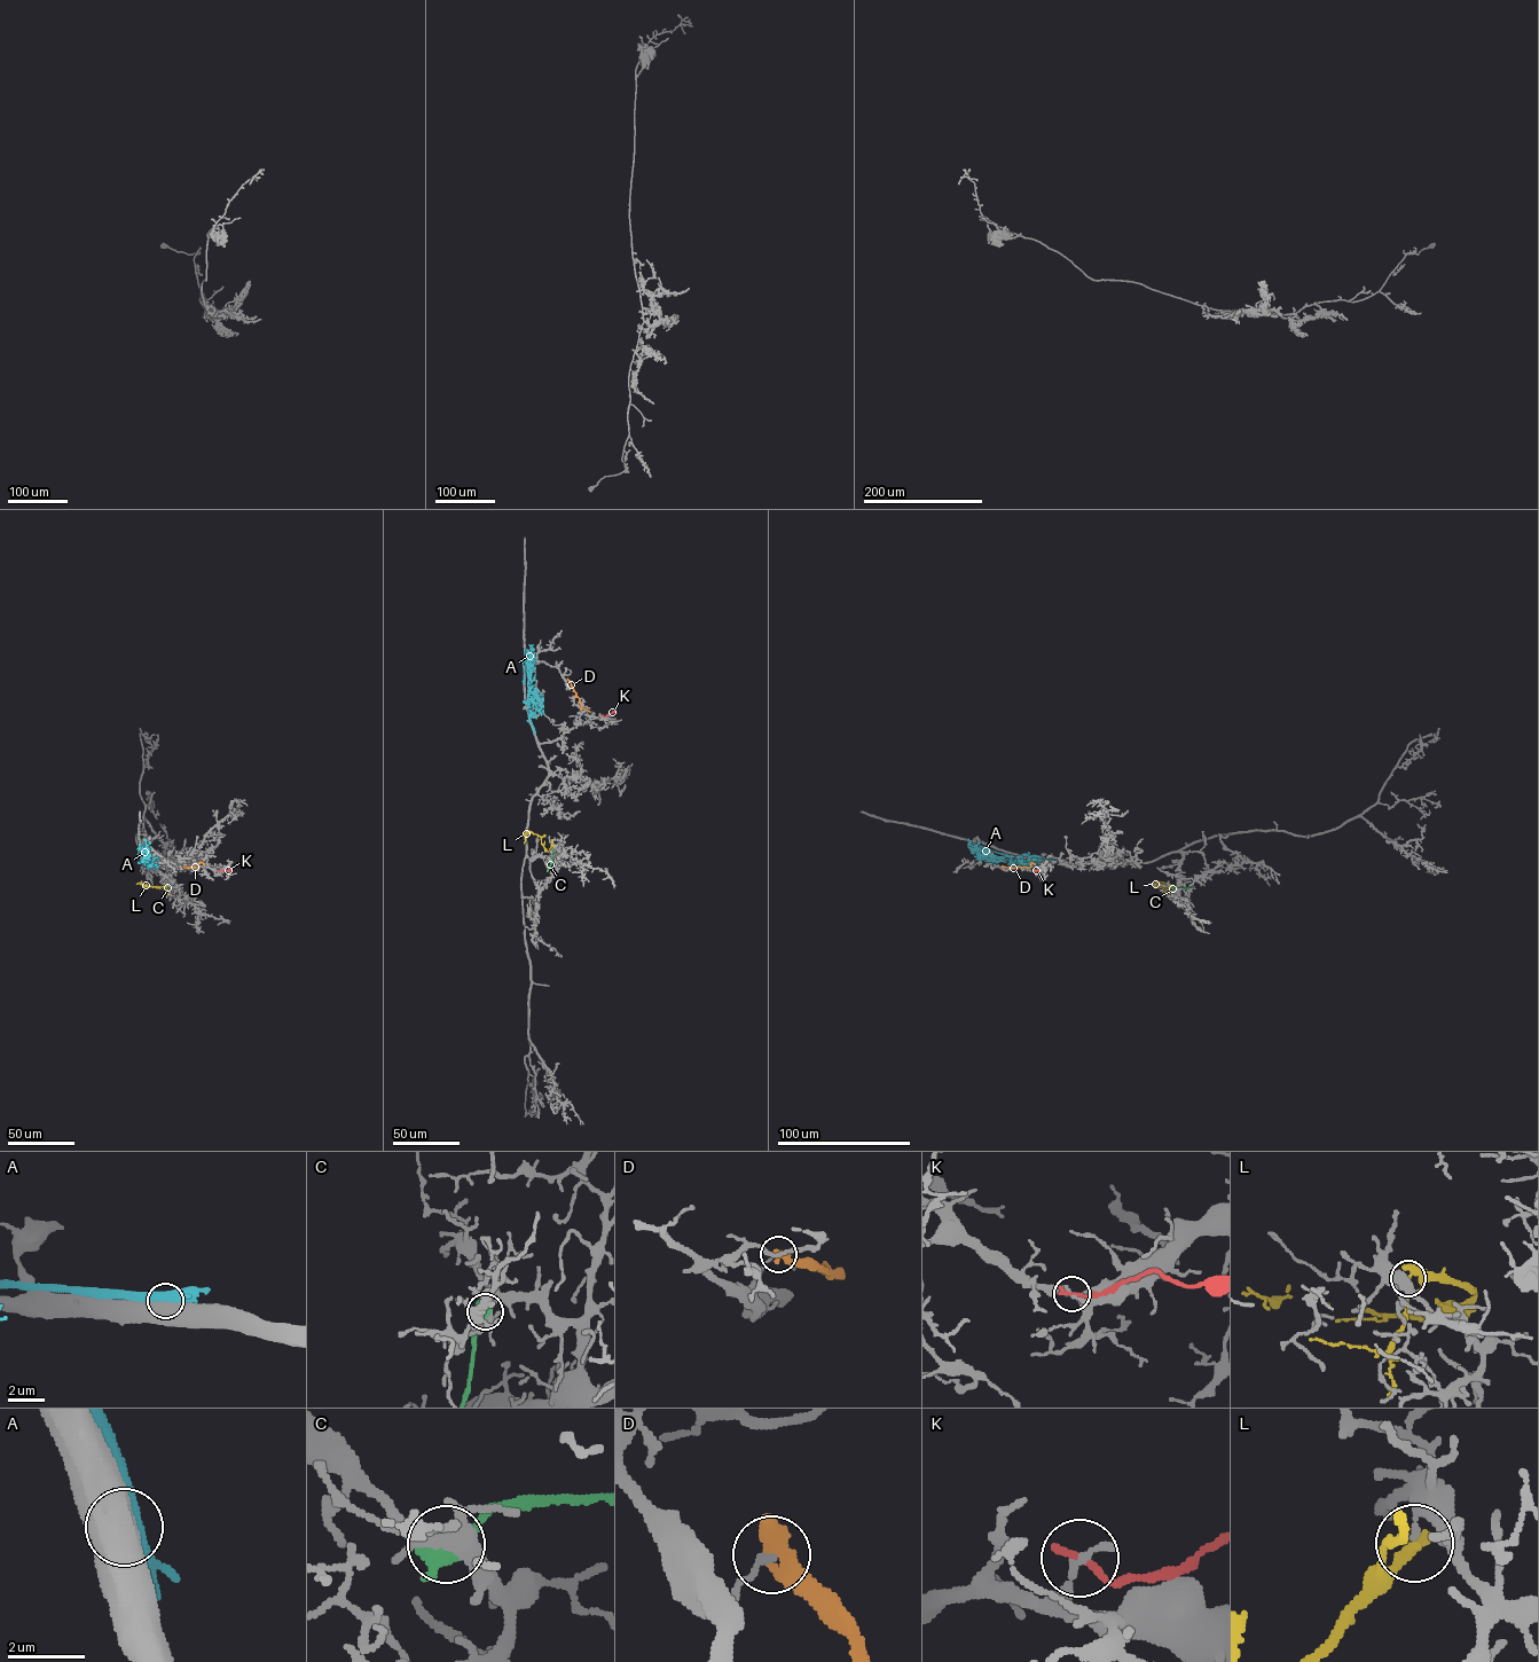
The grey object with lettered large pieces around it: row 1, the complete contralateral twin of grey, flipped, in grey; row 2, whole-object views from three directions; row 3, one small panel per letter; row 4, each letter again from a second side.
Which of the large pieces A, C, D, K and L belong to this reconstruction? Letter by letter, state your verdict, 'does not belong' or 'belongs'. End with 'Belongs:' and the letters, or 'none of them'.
A: does not belong
C: does not belong
D: does not belong
K: does not belong
L: does not belong
Belongs: none of them

